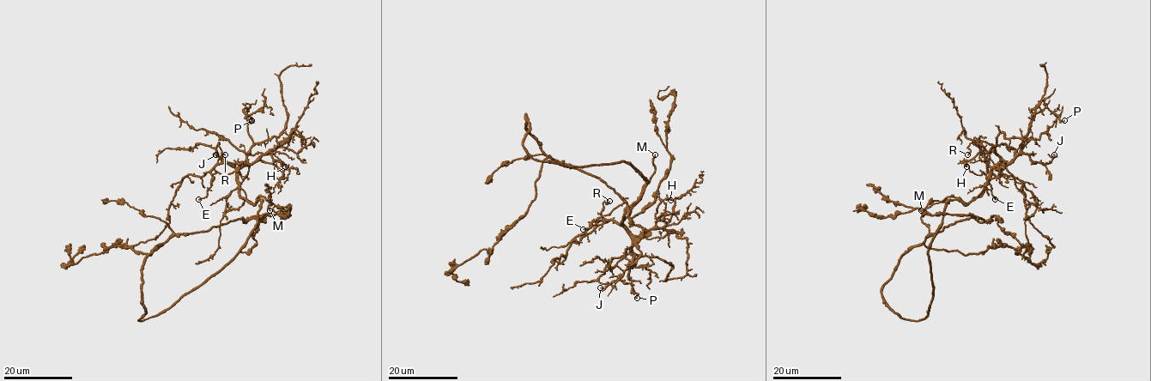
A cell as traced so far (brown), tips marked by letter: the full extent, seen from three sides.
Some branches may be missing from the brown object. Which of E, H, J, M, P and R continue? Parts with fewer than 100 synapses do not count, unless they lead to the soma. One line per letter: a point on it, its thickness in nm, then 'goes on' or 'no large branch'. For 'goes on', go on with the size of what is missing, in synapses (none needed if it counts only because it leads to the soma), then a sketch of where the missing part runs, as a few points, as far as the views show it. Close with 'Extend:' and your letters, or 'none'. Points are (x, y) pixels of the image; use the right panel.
E: (995, 199) | 240 nm | no large branch
H: (966, 166) | 150 nm | no large branch
J: (1054, 154) | 190 nm | no large branch
M: (921, 210) | 220 nm | goes on | (921, 210), (845, 225), (819, 222), (803, 210), (783, 184), (770, 184)
P: (1064, 120) | 110 nm | no large branch
R: (967, 154) | 140 nm | no large branch
Extend: M

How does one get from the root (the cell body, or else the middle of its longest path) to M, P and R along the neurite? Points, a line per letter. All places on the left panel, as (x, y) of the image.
M: (147, 318), (165, 312), (234, 256), (256, 223), (258, 196), (269, 202), (269, 210)
P: (147, 318), (217, 274), (254, 226), (260, 200), (249, 201), (238, 180), (252, 144), (245, 108), (251, 120)
R: (147, 318), (217, 274), (256, 223), (260, 200), (246, 198), (235, 169), (216, 155), (218, 143), (225, 154)

